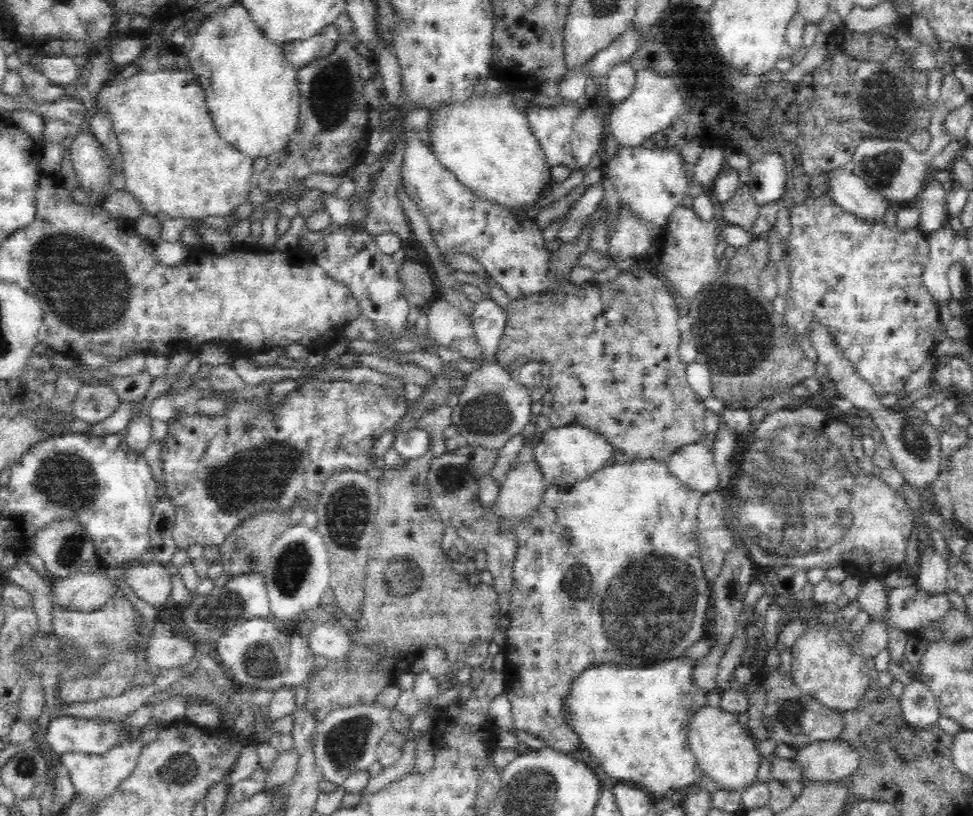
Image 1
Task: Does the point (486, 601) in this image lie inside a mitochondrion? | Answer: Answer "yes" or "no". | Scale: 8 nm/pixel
no

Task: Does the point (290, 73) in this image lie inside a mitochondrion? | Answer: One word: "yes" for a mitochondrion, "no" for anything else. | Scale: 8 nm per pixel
no

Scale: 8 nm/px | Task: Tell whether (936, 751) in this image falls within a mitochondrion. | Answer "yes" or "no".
no

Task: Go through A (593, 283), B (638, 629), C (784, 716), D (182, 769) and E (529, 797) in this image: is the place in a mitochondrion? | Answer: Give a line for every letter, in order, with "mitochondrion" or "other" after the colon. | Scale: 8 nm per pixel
A: other
B: mitochondrion
C: other
D: mitochondrion
E: mitochondrion

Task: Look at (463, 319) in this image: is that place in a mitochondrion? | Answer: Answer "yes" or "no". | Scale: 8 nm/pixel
no

